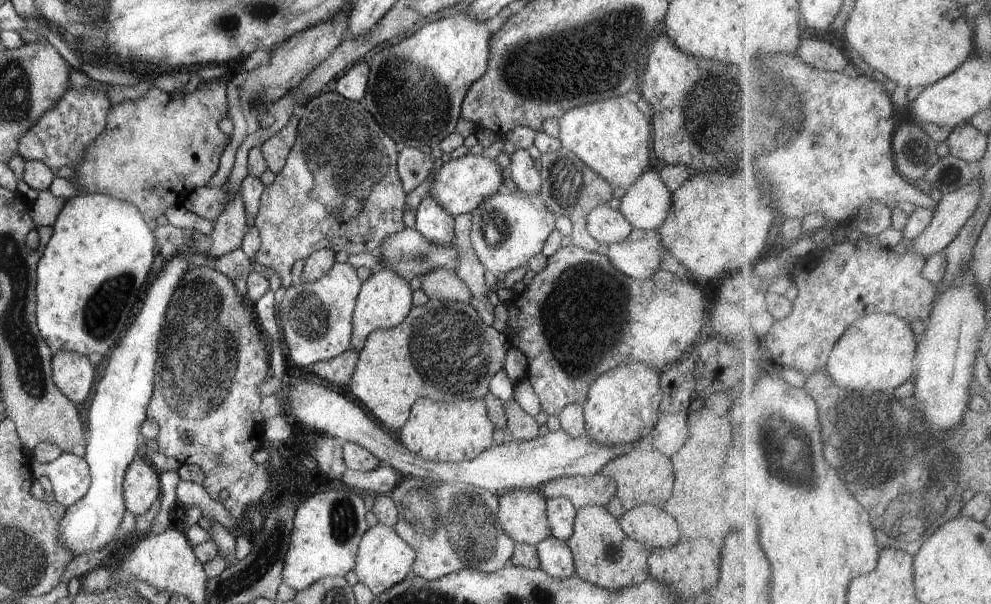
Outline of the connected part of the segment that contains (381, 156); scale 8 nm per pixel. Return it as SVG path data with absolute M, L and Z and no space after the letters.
M320 93L307 101L303 104L304 114L298 121L295 144L276 180L266 186L254 220L260 236L255 264L276 272L284 287L298 284L298 278L292 274L292 266L297 260L306 259L321 249L346 252L349 256L373 253L388 240L388 236L406 228L403 212L407 193L397 172L397 143L358 102L332 93Z

